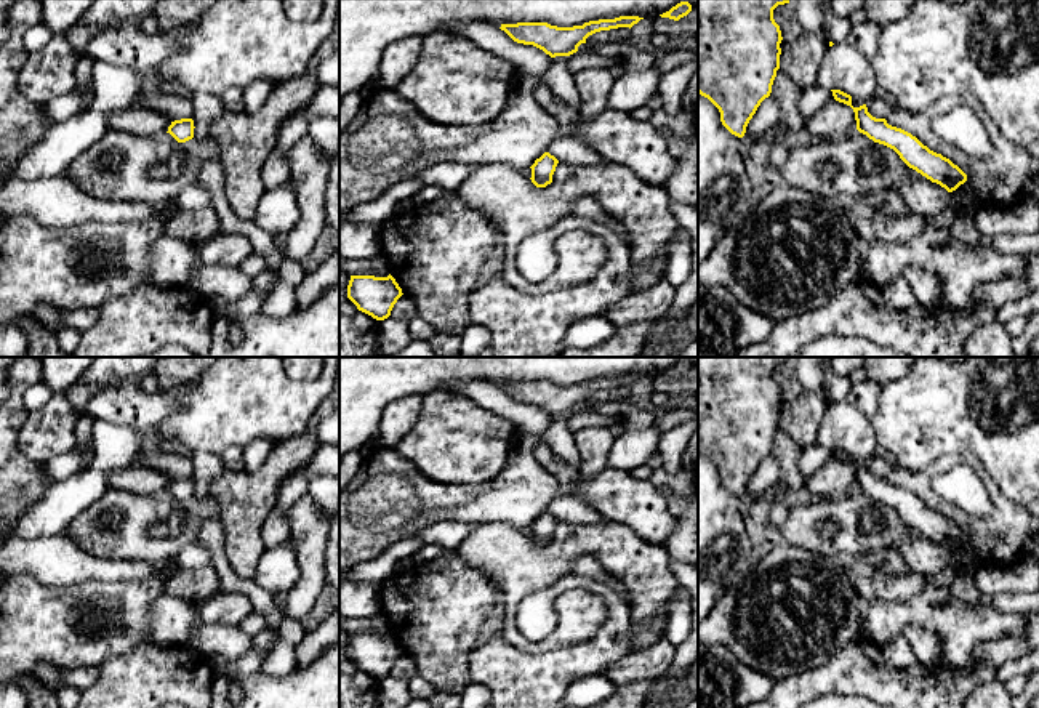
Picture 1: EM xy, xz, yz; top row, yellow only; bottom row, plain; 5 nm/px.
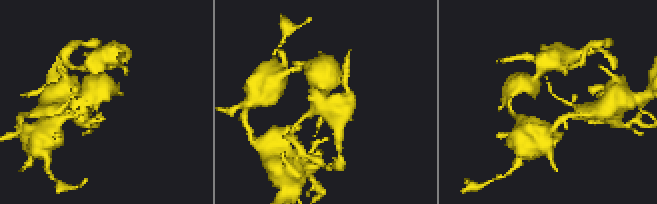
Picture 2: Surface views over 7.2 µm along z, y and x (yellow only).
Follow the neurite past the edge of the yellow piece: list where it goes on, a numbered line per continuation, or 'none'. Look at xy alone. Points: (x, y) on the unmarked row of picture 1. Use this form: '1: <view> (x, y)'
none

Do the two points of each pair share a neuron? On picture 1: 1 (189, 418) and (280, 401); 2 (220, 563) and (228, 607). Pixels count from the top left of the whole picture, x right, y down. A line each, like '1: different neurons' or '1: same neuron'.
1: same neuron
2: different neurons

